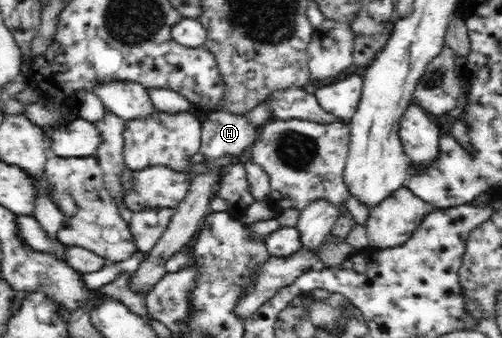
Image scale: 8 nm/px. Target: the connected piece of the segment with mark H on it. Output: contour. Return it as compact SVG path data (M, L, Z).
M210 111L202 126L199 153L205 158L203 163L223 156L245 156L256 141L259 128L245 114Z

